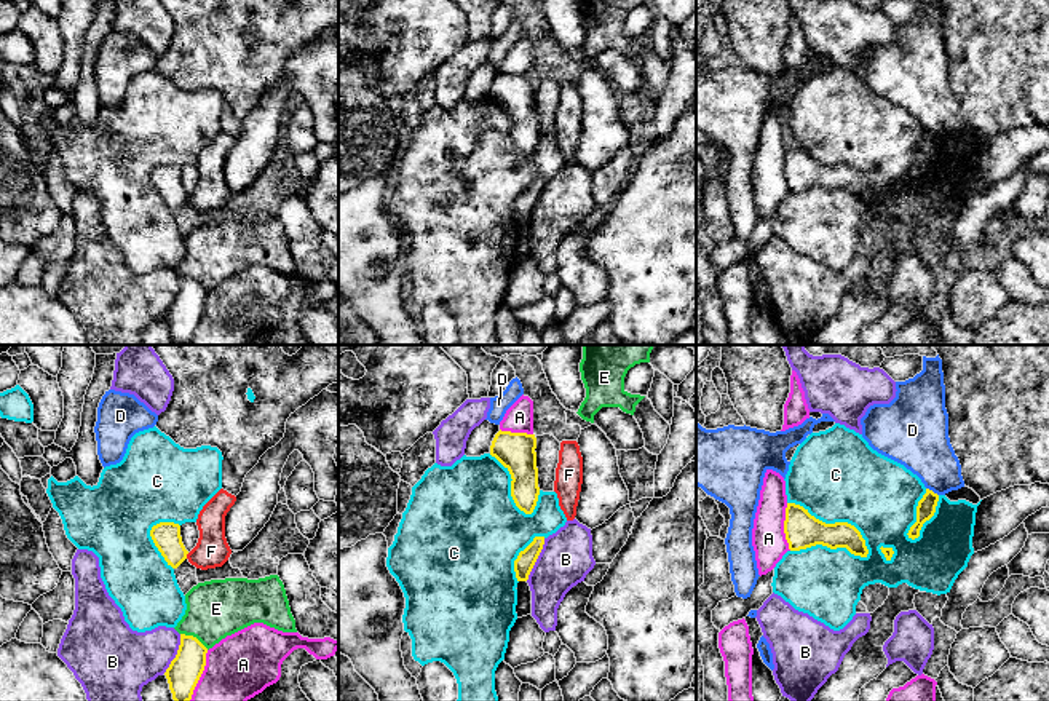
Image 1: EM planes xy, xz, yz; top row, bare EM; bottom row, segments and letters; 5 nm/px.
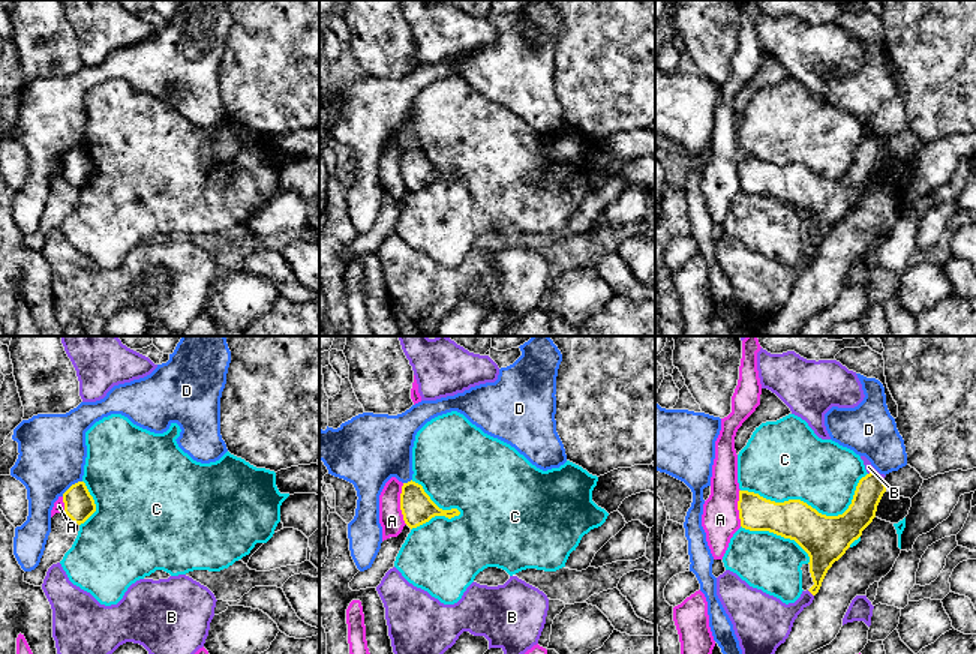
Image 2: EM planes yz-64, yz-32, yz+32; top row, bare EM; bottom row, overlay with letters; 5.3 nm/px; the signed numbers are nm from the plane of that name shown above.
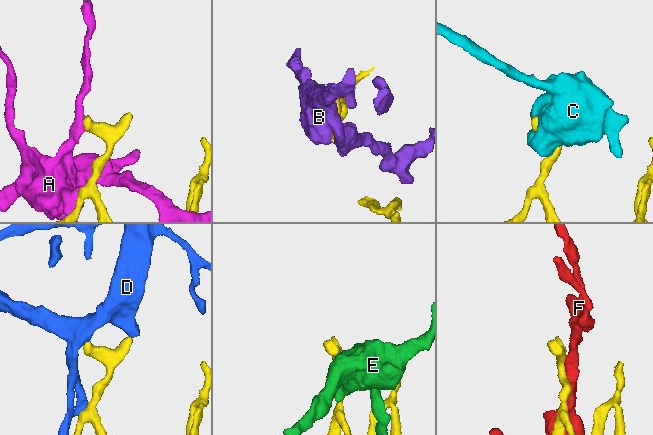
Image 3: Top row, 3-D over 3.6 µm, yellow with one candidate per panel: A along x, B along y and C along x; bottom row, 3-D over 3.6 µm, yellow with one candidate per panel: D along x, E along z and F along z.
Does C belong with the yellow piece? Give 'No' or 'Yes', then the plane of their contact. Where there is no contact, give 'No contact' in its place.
No. Touches yellow in yz

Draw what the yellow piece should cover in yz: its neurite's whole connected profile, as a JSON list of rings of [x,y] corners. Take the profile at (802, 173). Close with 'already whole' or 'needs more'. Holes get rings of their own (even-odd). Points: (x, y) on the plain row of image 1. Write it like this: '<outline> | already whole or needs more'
[[[787,145],[784,176],[790,193],[822,187],[830,192],[846,190],[861,200],[869,196],[865,182],[854,168],[848,164],[825,166],[795,145]]] | already whole

